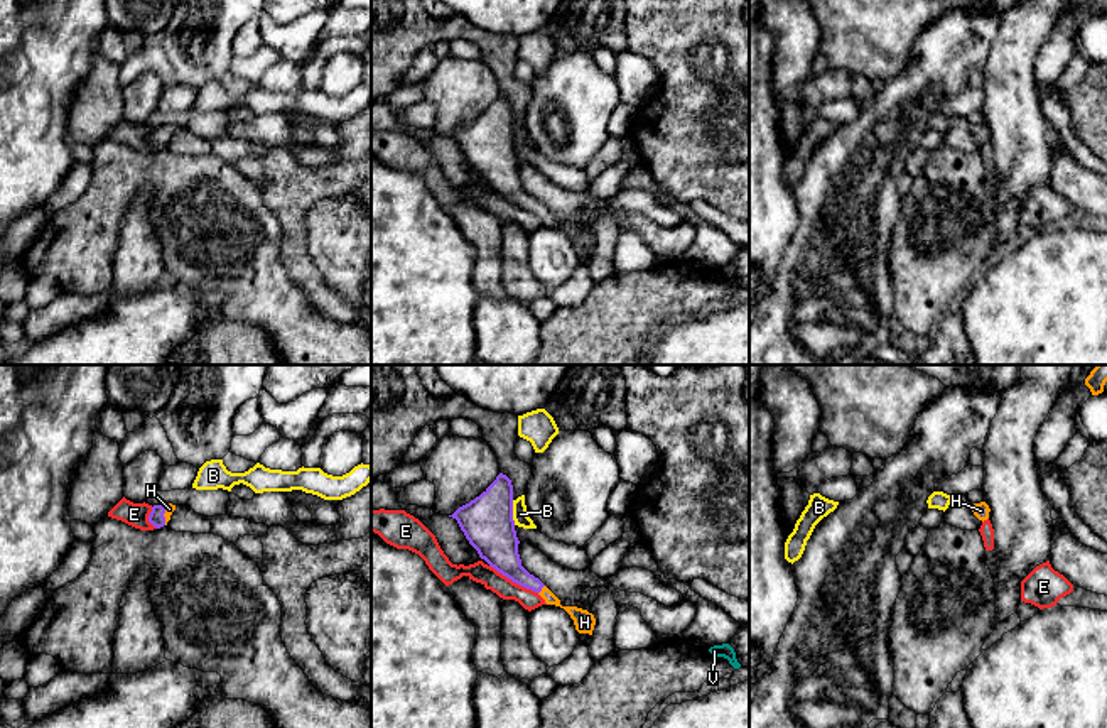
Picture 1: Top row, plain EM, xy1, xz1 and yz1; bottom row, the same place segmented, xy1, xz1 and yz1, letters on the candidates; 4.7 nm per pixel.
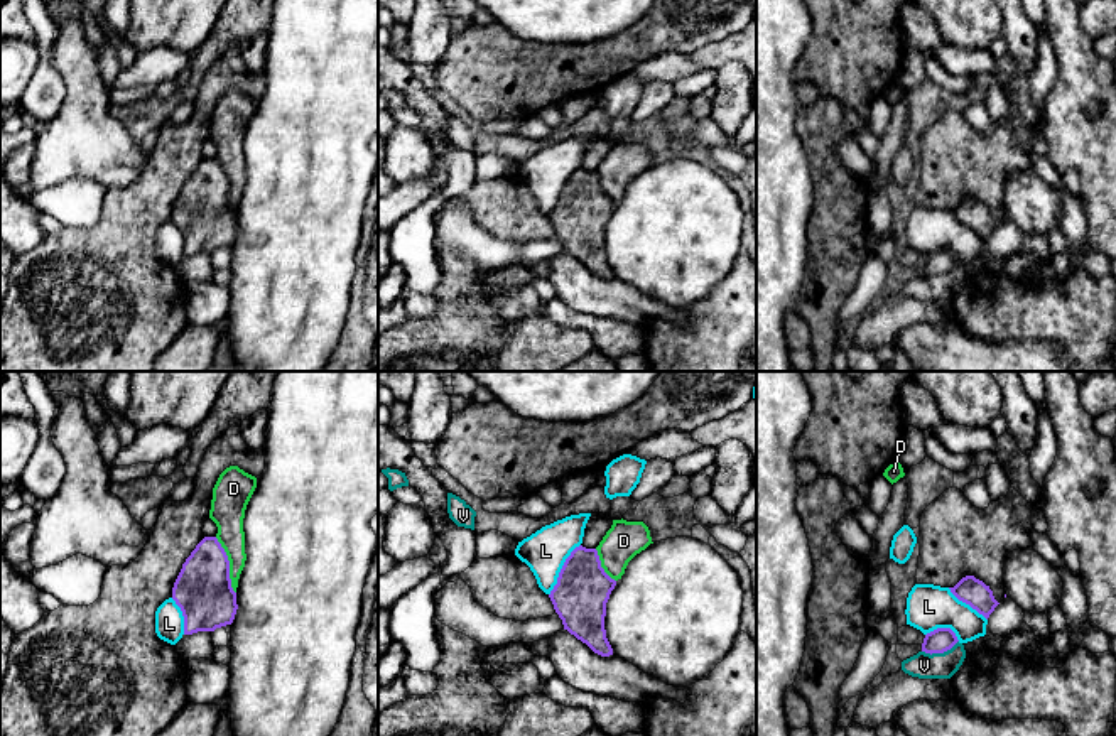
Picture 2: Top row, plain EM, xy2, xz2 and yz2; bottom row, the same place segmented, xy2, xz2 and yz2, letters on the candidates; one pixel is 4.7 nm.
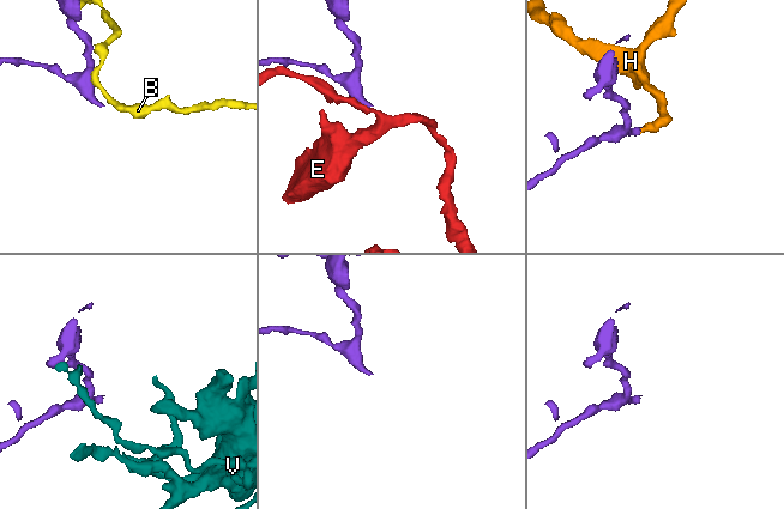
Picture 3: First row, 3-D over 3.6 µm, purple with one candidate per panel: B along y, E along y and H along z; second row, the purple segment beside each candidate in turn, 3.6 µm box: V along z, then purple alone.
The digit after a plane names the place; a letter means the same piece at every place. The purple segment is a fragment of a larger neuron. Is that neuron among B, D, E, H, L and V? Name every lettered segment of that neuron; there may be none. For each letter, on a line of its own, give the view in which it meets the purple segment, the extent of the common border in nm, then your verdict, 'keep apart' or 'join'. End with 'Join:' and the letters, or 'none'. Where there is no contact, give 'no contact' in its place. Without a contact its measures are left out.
B: meets purple in xz1; contact 120 nm long; keep apart
D: meets purple in xy2; contact 280 nm long; keep apart
E: meets purple in xz1; contact 280 nm long; keep apart
H: meets purple in xz1; contact 50 nm long; join
L: meets purple in xz2; contact 280 nm long; keep apart
V: meets purple in yz2; contact 190 nm long; keep apart
Join: H

